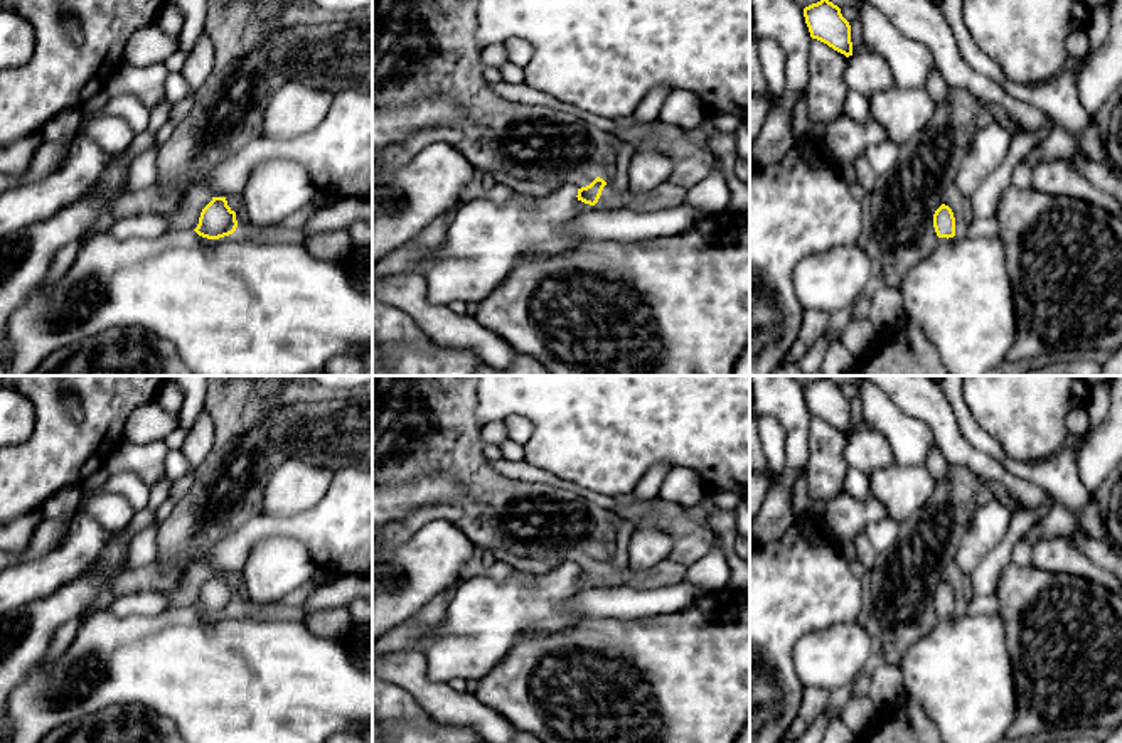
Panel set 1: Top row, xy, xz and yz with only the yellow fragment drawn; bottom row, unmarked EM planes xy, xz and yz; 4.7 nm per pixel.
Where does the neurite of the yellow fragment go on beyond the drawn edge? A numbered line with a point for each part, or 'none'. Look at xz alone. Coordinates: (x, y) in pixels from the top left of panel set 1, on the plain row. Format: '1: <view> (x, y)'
1: xz (484, 620)

